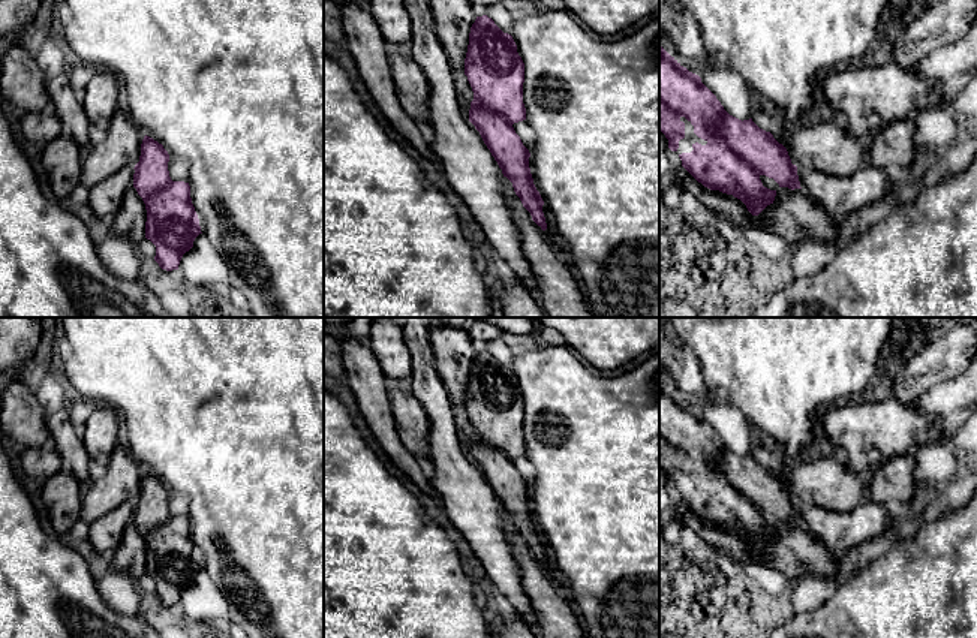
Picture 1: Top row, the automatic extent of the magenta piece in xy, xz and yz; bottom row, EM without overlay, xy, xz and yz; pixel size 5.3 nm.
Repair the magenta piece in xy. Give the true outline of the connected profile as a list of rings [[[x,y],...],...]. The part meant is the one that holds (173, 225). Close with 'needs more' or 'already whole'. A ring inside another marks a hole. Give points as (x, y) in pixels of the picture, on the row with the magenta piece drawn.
[[[144,136],[133,186],[127,189],[114,217],[103,231],[118,234],[139,244],[144,238],[156,246],[154,261],[162,270],[178,270],[195,238],[202,234],[190,198],[190,186],[172,181],[169,154],[162,144]]] | needs more

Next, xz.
[[[429,0],[429,4],[438,39],[450,58],[454,79],[465,73],[474,91],[472,102],[459,94],[463,114],[480,132],[532,220],[545,231],[544,201],[533,184],[529,168],[530,153],[512,127],[514,123],[526,120],[523,103],[524,63],[517,52],[512,36],[503,33],[487,15],[477,16],[469,0]]] | needs more

